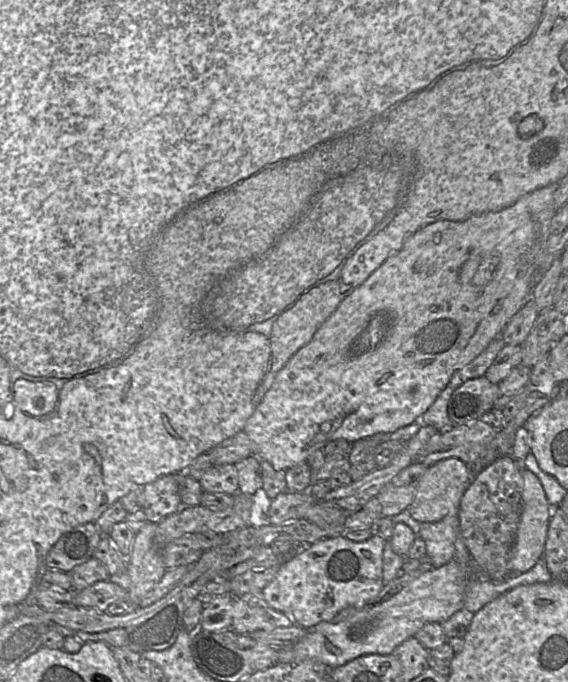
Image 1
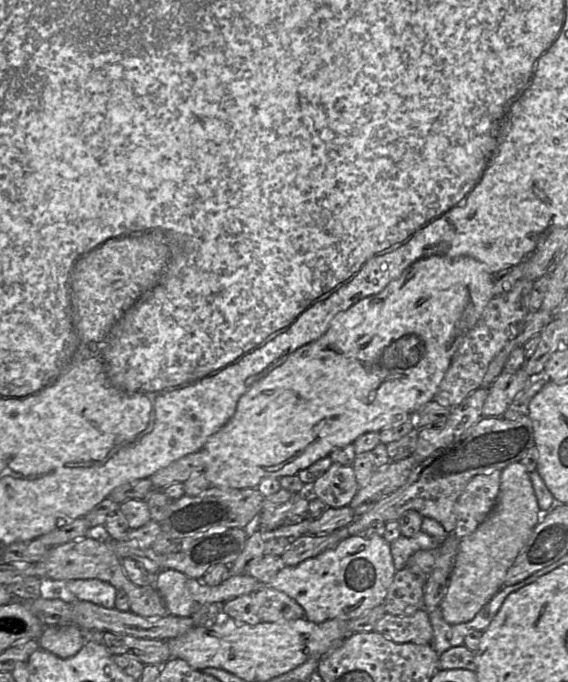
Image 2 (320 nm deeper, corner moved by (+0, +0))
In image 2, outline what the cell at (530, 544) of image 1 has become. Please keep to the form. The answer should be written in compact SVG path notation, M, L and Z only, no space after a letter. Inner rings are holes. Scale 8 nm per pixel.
M520 461L504 468L492 511L472 534L459 541L448 588L439 604L445 622L455 625L471 621L504 586L508 569L527 543L542 513L527 468Z

